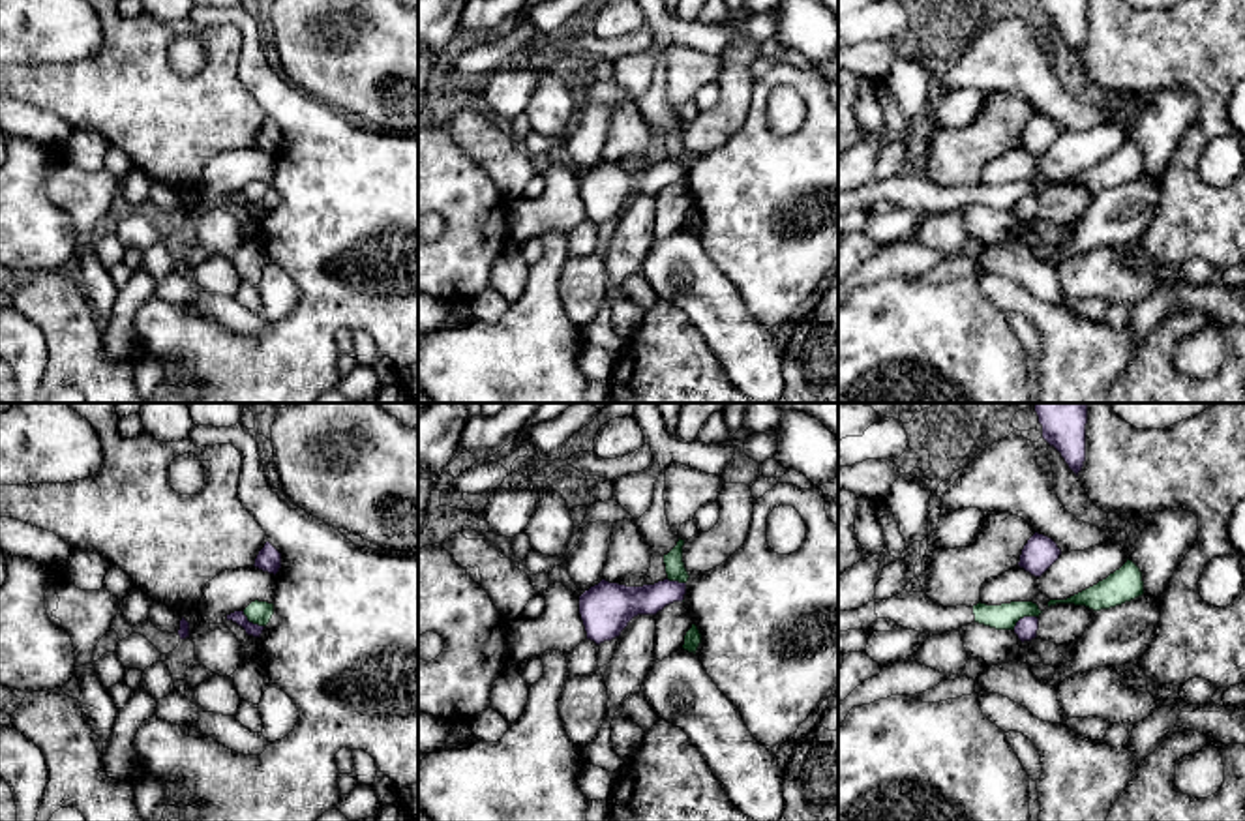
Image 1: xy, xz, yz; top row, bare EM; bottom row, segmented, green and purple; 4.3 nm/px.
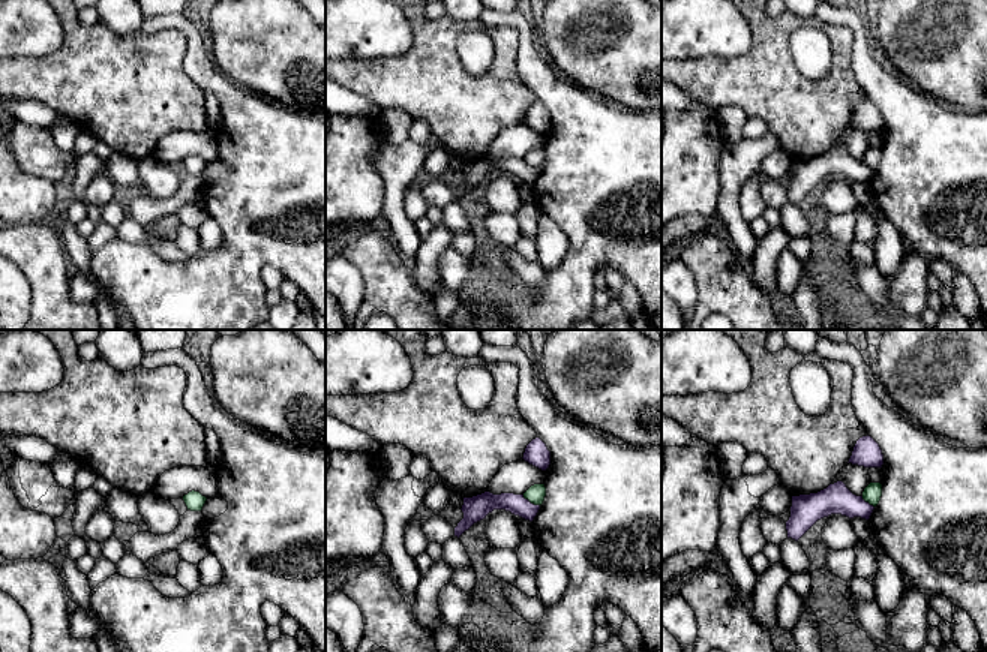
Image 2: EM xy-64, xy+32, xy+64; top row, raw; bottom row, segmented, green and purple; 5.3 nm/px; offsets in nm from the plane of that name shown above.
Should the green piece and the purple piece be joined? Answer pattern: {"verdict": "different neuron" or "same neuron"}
{"verdict": "different neuron"}

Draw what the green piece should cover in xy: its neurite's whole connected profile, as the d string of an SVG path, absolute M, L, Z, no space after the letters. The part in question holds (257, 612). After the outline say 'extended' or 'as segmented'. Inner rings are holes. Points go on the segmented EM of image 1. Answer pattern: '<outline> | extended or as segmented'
M255 600L244 609L244 615L249 622L266 626L274 615L274 604Z | as segmented

